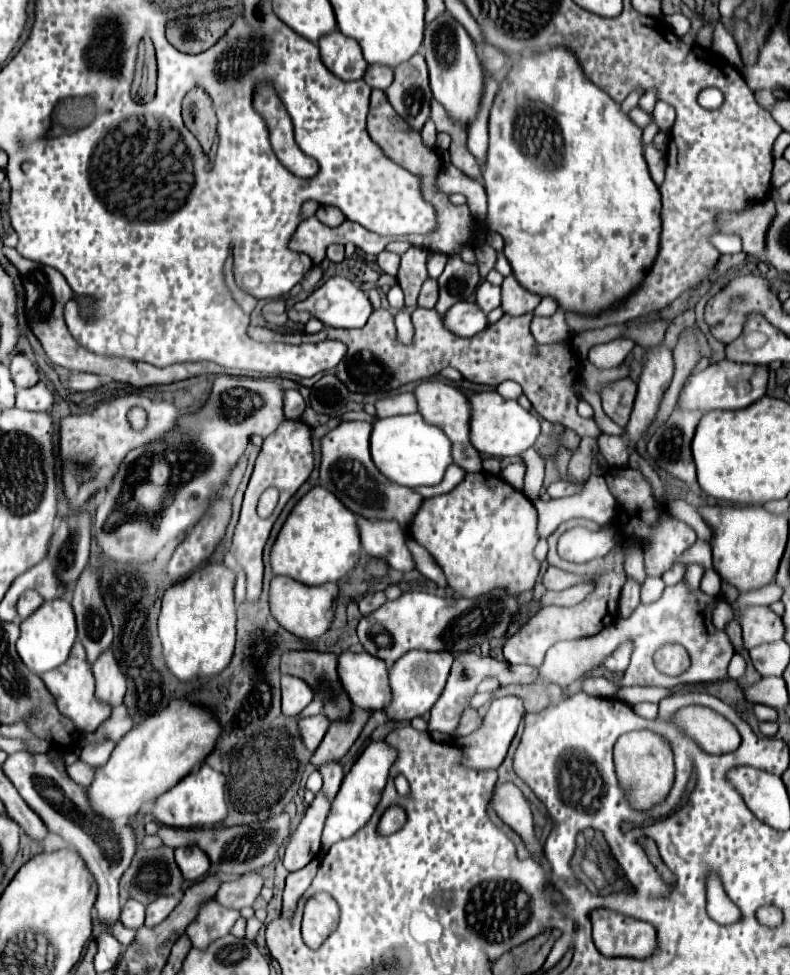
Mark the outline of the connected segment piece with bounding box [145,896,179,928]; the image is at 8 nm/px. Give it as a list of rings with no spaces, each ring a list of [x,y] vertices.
[[[167,896],[167,898],[157,898],[155,902],[151,902],[147,906],[147,918],[145,918],[145,926],[157,926],[159,922],[163,922],[171,912],[173,908],[179,904],[179,898],[175,896]]]

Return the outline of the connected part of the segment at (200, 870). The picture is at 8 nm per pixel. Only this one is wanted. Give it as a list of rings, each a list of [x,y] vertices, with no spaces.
[[[197,846],[177,848],[175,850],[175,862],[177,862],[179,870],[183,872],[183,878],[191,880],[191,882],[199,880],[209,870],[209,858],[207,858],[207,854],[203,850],[199,850]]]

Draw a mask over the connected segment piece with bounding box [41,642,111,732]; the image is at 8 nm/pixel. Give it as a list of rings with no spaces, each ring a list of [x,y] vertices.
[[[75,642],[73,650],[71,650],[71,654],[63,666],[43,674],[41,678],[47,684],[47,688],[51,690],[51,694],[55,696],[59,712],[63,712],[75,724],[75,728],[79,732],[95,732],[99,728],[99,724],[105,722],[105,718],[109,718],[111,708],[95,702],[95,680],[93,680],[91,666],[87,664],[85,650],[83,650],[81,642]]]

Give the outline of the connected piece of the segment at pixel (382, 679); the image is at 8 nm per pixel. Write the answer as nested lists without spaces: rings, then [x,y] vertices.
[[[343,652],[339,656],[339,678],[351,702],[367,712],[383,710],[393,698],[387,664],[369,652]]]

